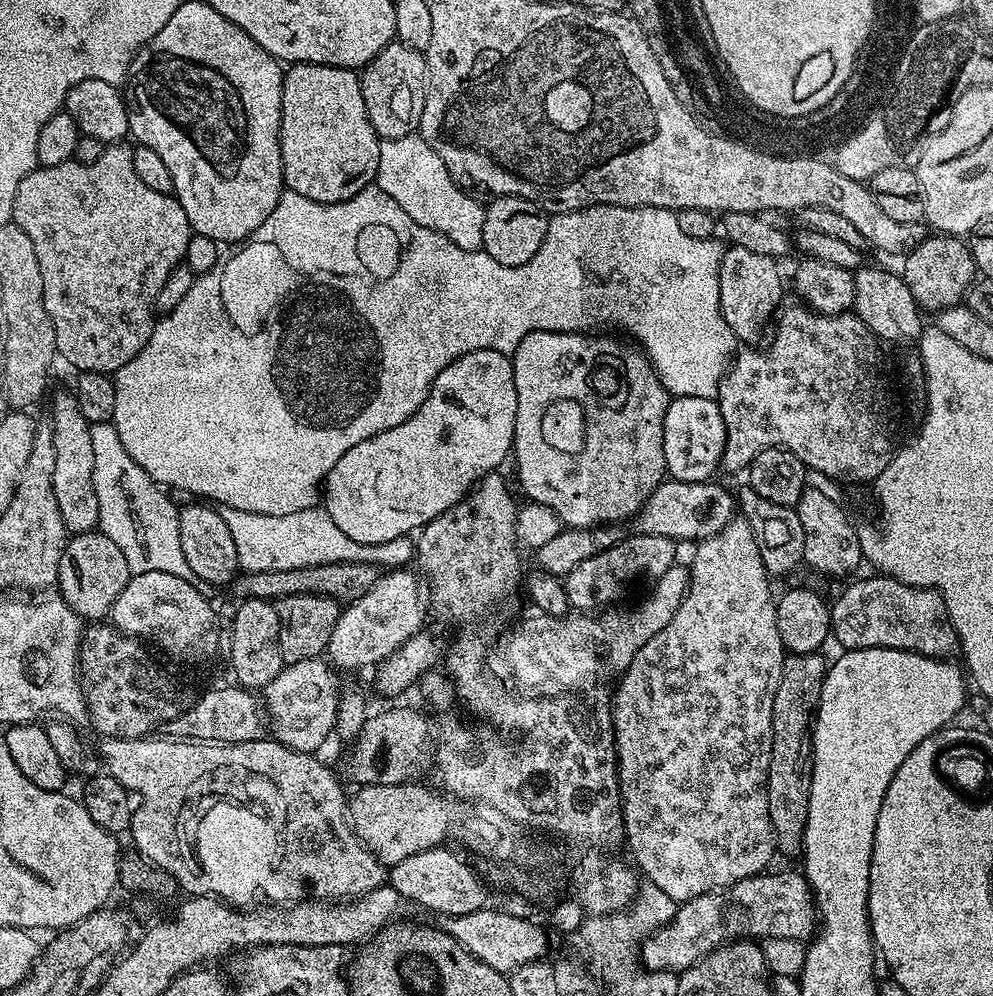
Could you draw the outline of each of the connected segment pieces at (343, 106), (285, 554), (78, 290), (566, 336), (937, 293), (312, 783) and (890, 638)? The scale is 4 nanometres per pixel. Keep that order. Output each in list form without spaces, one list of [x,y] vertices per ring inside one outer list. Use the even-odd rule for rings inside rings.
[[[294,64],[284,73],[280,153],[284,186],[319,204],[354,198],[375,181],[381,139],[366,114],[360,77],[351,68]]]
[[[322,506],[298,510],[298,514],[285,516],[250,514],[246,510],[224,508],[222,515],[238,546],[240,567],[245,573],[298,570],[344,562],[408,566],[414,560],[414,540],[411,535],[399,536],[385,544],[359,544],[354,542],[354,538],[346,538],[346,534],[334,526],[334,518],[330,518]]]
[[[117,142],[105,147],[102,158],[98,162],[80,164],[73,158],[64,164],[45,168],[37,166],[33,172],[26,174],[22,182],[18,182],[18,194],[14,194],[14,210],[12,223],[17,224],[26,234],[30,234],[30,242],[34,242],[34,254],[38,254],[38,266],[42,270],[42,290],[44,291],[44,305],[46,314],[50,314],[50,322],[56,331],[56,350],[59,359],[76,367],[77,373],[103,372],[115,374],[130,358],[134,358],[146,346],[154,327],[154,305],[158,290],[162,290],[162,282],[170,278],[170,274],[183,261],[184,251],[194,235],[190,222],[186,218],[186,210],[176,200],[175,195],[158,194],[158,190],[150,190],[142,178],[134,171],[132,148],[124,142]]]
[[[531,332],[518,342],[515,352],[511,353],[512,369],[514,370],[514,390],[518,394],[518,414],[514,422],[514,438],[512,452],[516,456],[516,476],[520,479],[520,488],[527,499],[534,504],[541,504],[554,514],[558,514],[561,525],[570,528],[590,528],[612,526],[616,520],[635,517],[650,494],[666,479],[668,467],[664,453],[664,423],[670,399],[668,391],[660,384],[660,379],[648,357],[635,343],[615,340],[612,334],[585,334],[583,332]]]
[[[928,234],[912,252],[903,257],[902,275],[910,294],[925,313],[935,314],[944,308],[961,303],[977,279],[972,252],[961,237],[947,234]]]
[[[111,738],[103,741],[100,752],[104,755],[104,764],[107,775],[115,778],[124,788],[128,789],[129,793],[135,794],[138,797],[138,807],[132,814],[132,827],[130,829],[130,837],[134,843],[135,851],[139,852],[141,856],[145,856],[150,863],[158,865],[163,872],[169,872],[177,882],[181,889],[185,888],[185,893],[193,896],[217,896],[219,900],[223,900],[225,904],[233,906],[256,906],[261,902],[267,902],[272,906],[287,906],[289,904],[298,904],[305,900],[322,900],[325,902],[344,902],[349,898],[358,896],[365,896],[367,892],[372,892],[375,888],[381,887],[386,880],[385,865],[380,863],[380,860],[374,853],[368,851],[364,847],[364,843],[360,841],[360,837],[356,835],[355,827],[350,823],[350,804],[346,799],[346,792],[344,796],[344,788],[336,781],[336,776],[319,760],[319,755],[311,752],[296,752],[292,748],[287,748],[285,744],[279,744],[275,738],[265,738],[262,740],[251,740],[250,742],[242,742],[241,744],[205,744],[194,740],[177,740],[175,738],[163,738],[164,740],[152,740],[153,738],[141,738],[138,740],[113,740]]]
[[[871,575],[857,583],[852,583],[831,603],[831,633],[835,640],[837,638],[842,644],[840,646],[843,649],[902,649],[936,659],[947,659],[959,649],[959,636],[953,630],[945,614],[945,604],[936,591],[929,588],[911,587],[909,584],[898,582],[892,576]]]

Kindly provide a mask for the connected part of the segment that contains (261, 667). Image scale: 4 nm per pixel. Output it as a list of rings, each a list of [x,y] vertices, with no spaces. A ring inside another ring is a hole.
[[[244,598],[237,603],[237,613],[230,625],[232,633],[226,636],[226,644],[229,644],[228,660],[232,663],[232,672],[236,675],[235,683],[239,687],[245,690],[263,690],[270,682],[274,682],[274,678],[278,678],[280,669],[285,667],[284,659],[278,646],[279,629],[278,614],[275,607],[270,606],[269,601]]]

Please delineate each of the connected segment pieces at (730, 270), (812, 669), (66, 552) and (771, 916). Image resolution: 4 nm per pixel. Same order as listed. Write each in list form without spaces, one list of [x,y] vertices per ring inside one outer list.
[[[735,246],[725,247],[724,257],[718,270],[718,298],[722,318],[726,326],[730,326],[732,335],[737,341],[756,342],[752,340],[759,338],[768,315],[770,320],[773,313],[781,307],[784,280],[780,277],[780,268],[776,264],[779,263],[766,254],[754,254],[754,250]]]
[[[820,652],[788,654],[782,662],[782,678],[774,693],[772,715],[772,749],[768,771],[768,809],[772,831],[776,833],[776,846],[781,853],[792,856],[801,851],[810,806],[812,781],[812,729],[816,712],[820,708],[820,695],[824,675],[829,665],[824,664]]]
[[[99,530],[82,532],[73,535],[64,545],[62,558],[58,562],[58,578],[56,579],[58,595],[60,599],[67,602],[70,610],[74,610],[80,615],[81,620],[85,622],[103,621],[100,619],[103,616],[105,619],[111,613],[118,594],[122,594],[122,590],[128,585],[129,579],[130,573],[126,566],[126,554],[122,554],[122,550],[118,550],[118,546],[114,546],[114,542],[110,542],[110,538],[103,532]]]
[[[772,871],[740,880],[721,892],[698,894],[698,898],[683,901],[671,922],[663,924],[651,936],[643,937],[638,949],[641,965],[650,972],[679,974],[710,955],[715,948],[745,938],[811,941],[818,928],[818,913],[808,879],[799,871]]]

